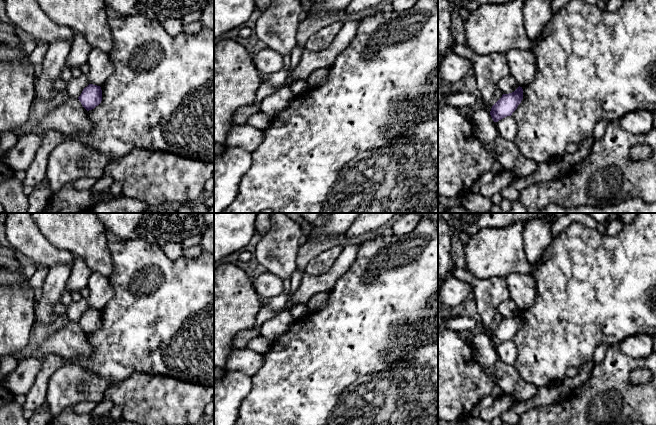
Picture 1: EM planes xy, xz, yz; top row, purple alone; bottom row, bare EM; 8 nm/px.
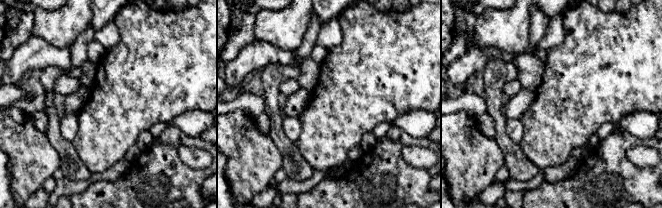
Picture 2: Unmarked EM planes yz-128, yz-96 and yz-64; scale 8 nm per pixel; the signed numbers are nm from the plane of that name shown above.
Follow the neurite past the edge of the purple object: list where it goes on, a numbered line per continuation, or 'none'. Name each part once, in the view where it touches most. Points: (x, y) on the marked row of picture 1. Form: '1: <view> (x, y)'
none

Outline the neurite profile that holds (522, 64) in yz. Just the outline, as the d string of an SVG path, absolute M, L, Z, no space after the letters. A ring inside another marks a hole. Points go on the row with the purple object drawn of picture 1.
M530 49L511 50L506 55L510 75L523 87L534 80L536 59Z

